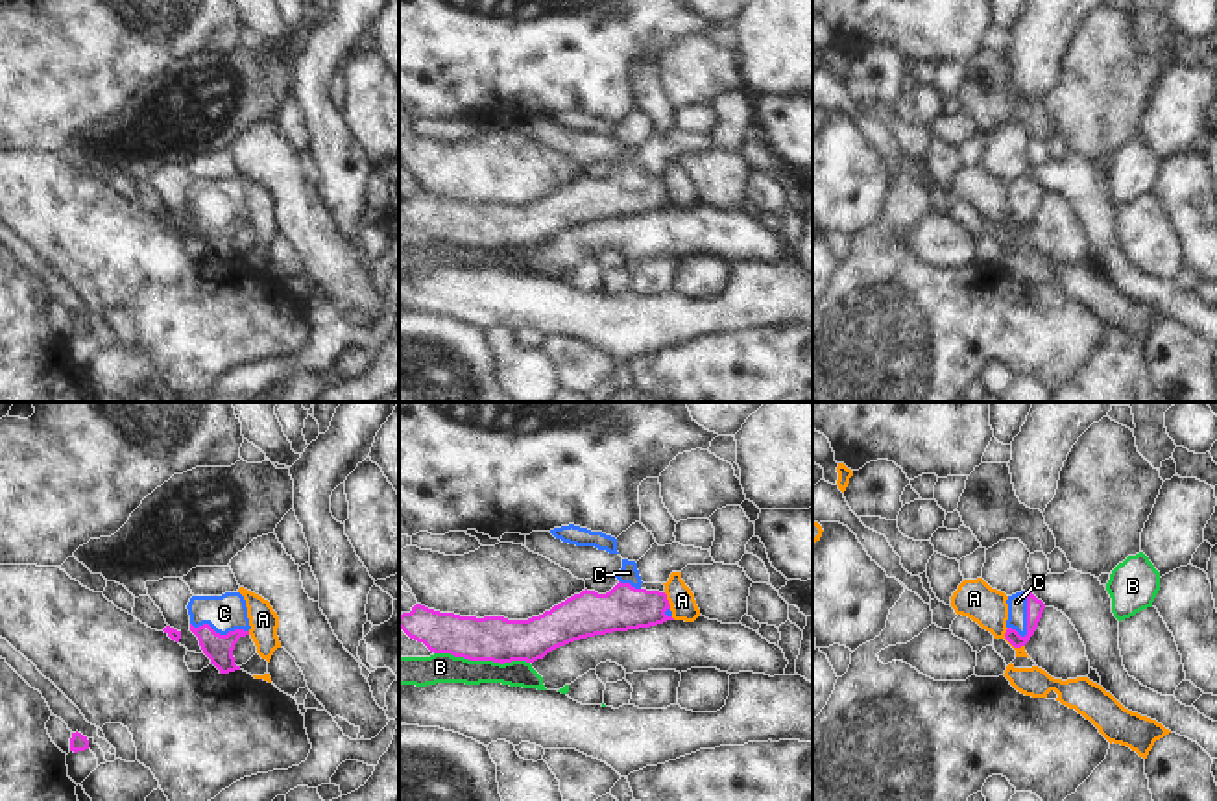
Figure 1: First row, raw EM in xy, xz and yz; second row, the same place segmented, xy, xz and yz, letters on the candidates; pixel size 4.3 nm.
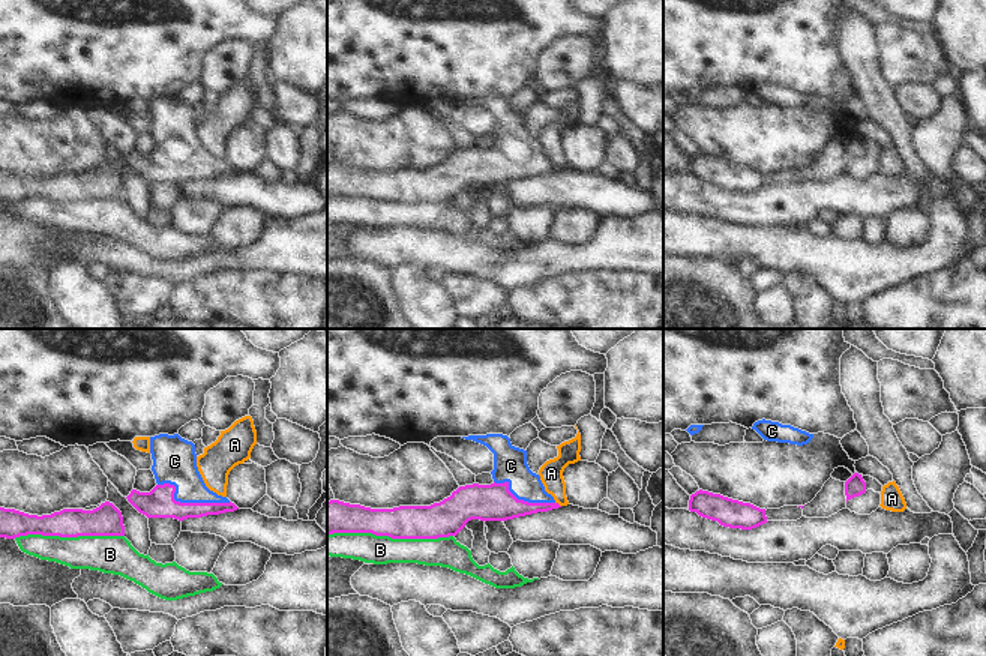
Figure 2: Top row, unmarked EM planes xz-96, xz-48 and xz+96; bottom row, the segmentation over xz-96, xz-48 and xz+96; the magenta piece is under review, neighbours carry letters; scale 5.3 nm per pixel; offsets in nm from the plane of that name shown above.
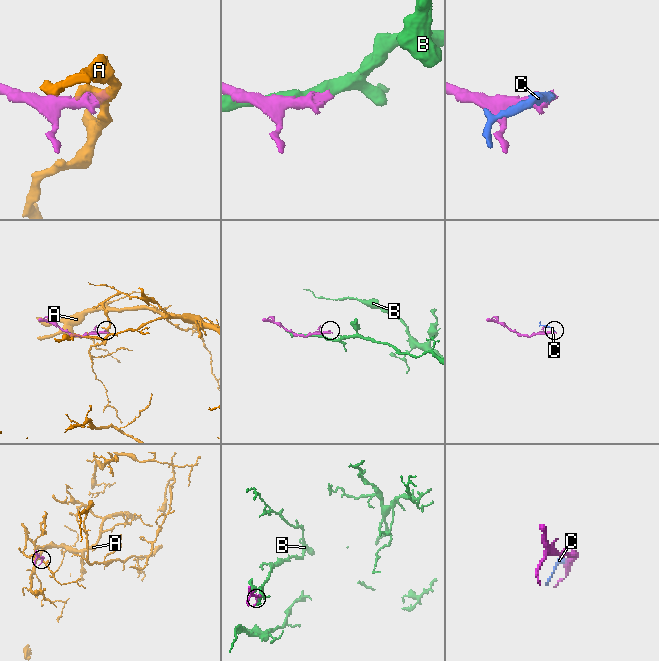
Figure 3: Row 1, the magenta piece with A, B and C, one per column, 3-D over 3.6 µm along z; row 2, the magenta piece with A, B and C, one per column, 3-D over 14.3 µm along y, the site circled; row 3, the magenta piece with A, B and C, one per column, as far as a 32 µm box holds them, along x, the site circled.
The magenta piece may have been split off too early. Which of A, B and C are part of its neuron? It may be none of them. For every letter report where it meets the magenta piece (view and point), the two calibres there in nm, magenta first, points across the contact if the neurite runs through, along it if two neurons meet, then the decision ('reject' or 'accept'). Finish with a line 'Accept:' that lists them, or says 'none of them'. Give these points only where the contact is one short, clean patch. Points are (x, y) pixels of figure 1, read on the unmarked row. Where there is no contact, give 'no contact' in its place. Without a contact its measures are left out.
A: yz (1011, 229) | 80/170 nm | along yz (1007, 215), (1005, 224), (1014, 233), (1024, 233) | reject
B: xz (482, 246) | 200/130 nm | reject
C: yz (1027, 202) | 80/80 nm | across yz (1035, 194), (1027, 202), (1016, 189) | accept
Accept: C

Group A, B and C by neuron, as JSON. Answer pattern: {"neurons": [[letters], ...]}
{"neurons": [["A"], ["B"], ["C"]]}

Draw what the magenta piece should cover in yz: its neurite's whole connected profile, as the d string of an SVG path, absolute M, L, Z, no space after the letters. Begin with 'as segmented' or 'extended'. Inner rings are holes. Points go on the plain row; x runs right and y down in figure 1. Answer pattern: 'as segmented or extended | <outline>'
extended | M1016 179L1008 183L1008 207L1005 225L1014 233L1025 233L1034 221L1045 190L1038 186L1032 179Z

